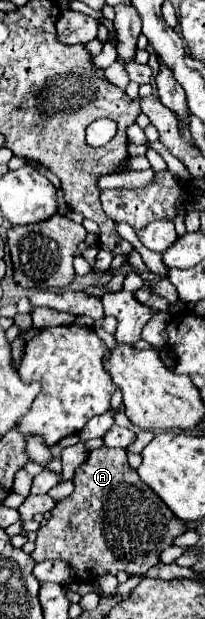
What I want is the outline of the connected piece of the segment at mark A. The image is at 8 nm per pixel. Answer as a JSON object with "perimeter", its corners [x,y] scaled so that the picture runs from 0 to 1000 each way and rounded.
{"perimeter":[[[498,721],[429,730],[420,746],[361,766],[361,785],[361,795],[254,821],[254,837],[195,850],[176,889],[146,898],[176,911],[215,905],[312,905],[371,934],[390,934],[390,940],[459,940],[488,931],[576,924],[702,927],[780,908],[780,892],[839,882],[849,869],[917,856],[917,847],[849,834],[829,821],[780,808],[780,801],[683,775],[654,756],[634,756],[615,727],[595,724]]]}

